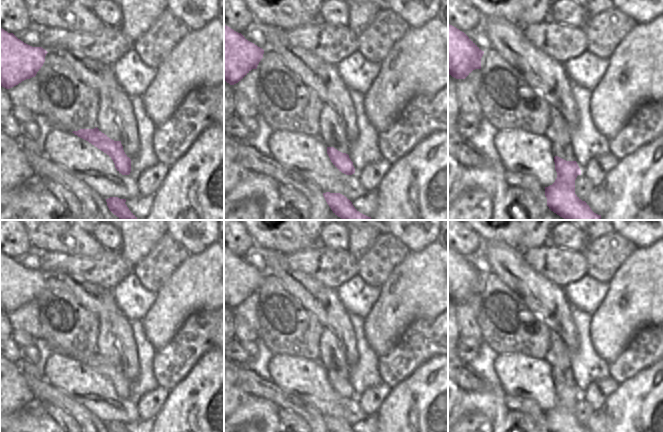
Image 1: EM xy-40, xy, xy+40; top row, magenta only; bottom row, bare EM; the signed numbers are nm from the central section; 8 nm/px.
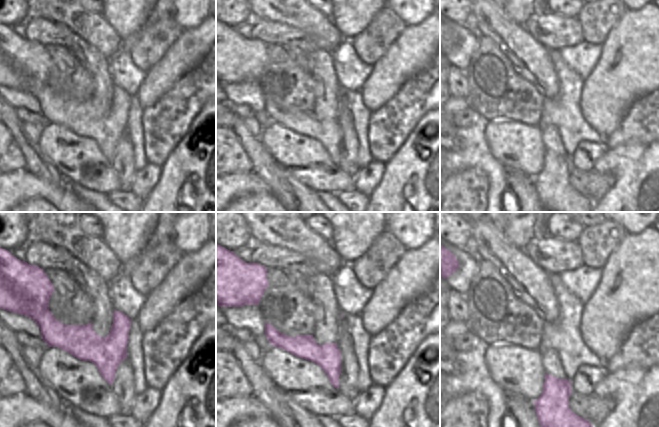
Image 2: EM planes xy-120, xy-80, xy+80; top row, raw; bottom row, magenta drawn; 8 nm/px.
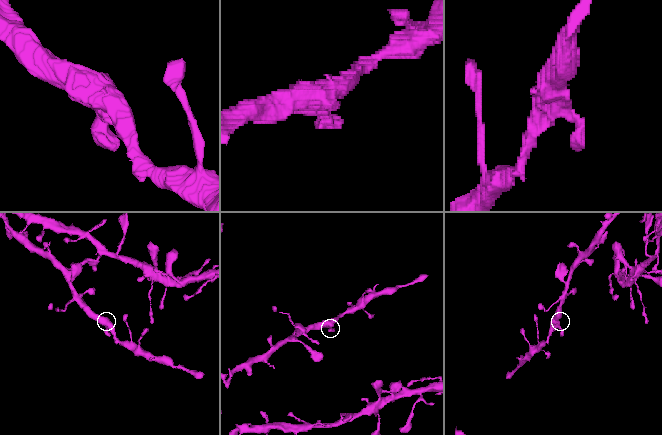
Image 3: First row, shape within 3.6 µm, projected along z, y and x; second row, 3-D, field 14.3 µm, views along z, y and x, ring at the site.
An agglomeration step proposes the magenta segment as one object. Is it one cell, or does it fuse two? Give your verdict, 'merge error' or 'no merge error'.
no merge error

